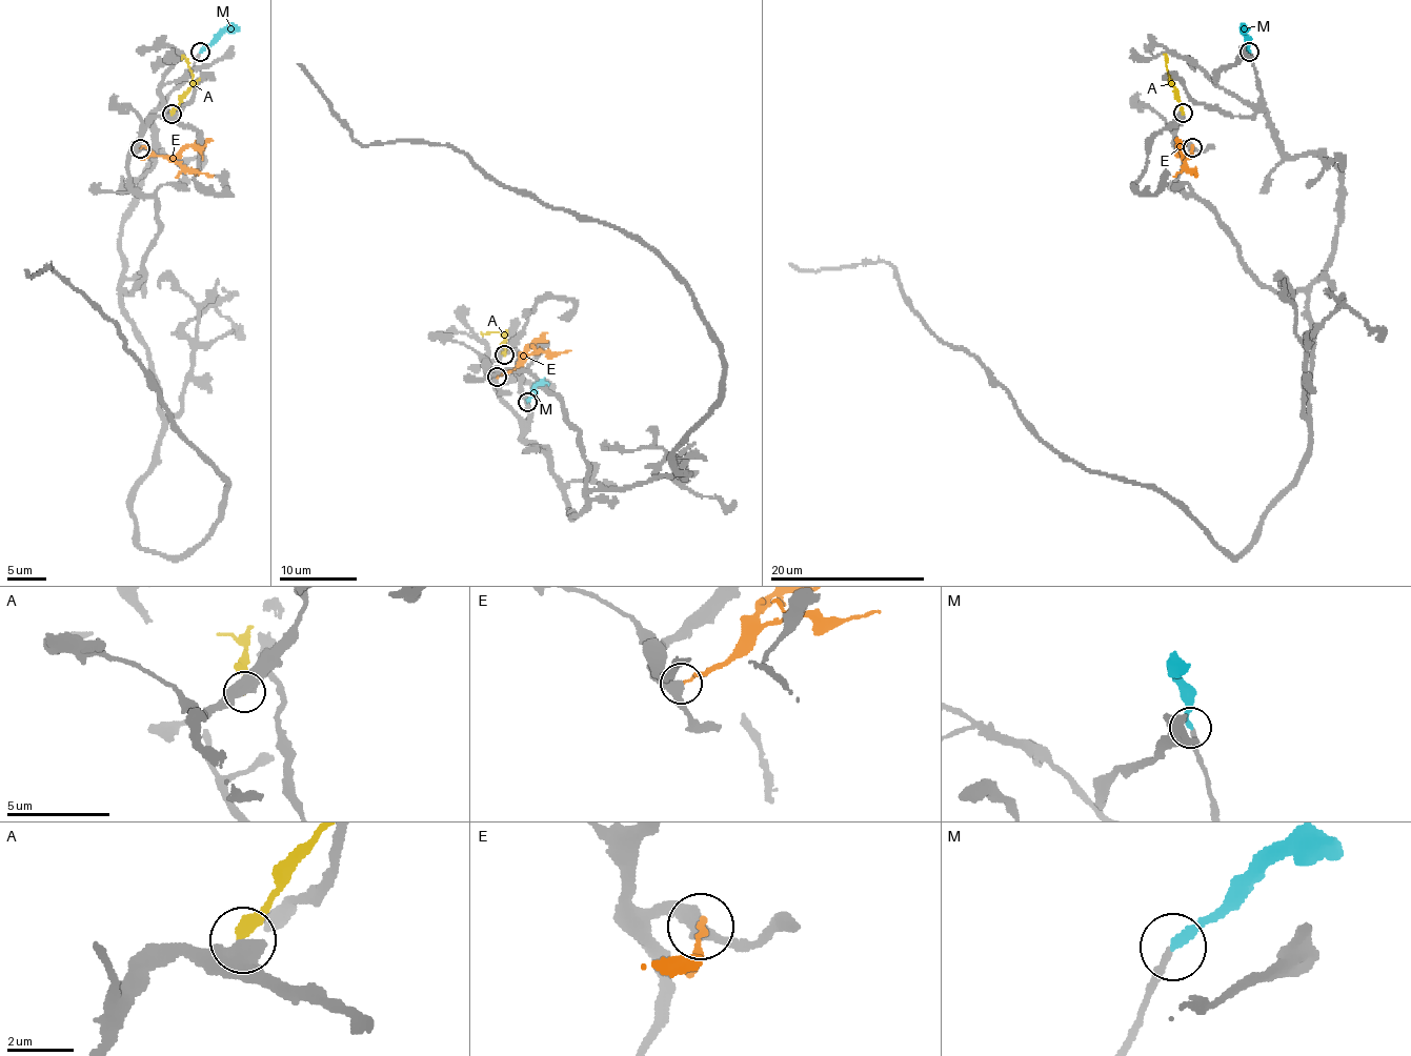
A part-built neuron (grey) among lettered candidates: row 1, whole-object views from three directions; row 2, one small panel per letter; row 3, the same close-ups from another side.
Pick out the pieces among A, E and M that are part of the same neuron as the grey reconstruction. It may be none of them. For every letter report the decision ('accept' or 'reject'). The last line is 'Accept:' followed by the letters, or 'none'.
A: reject
E: reject
M: accept
Accept: M

